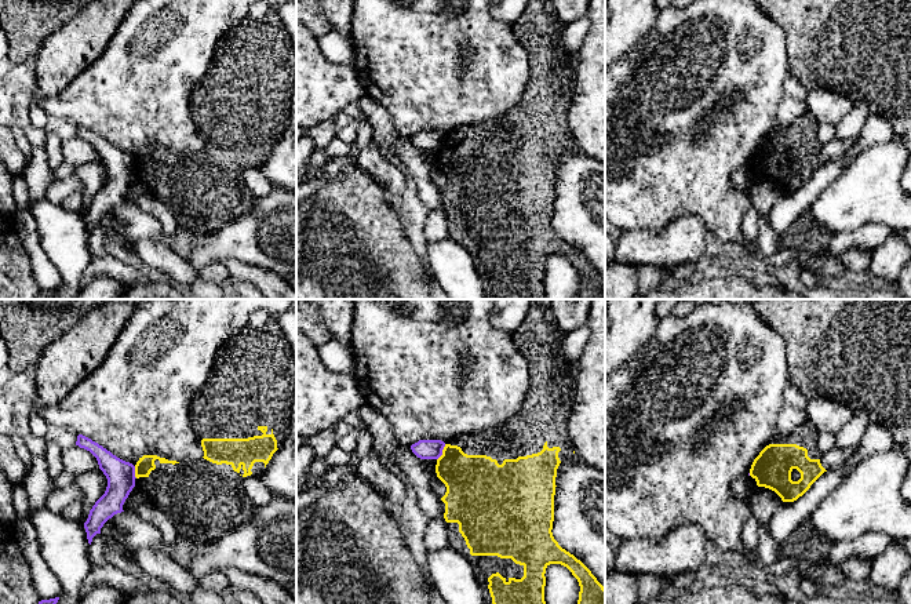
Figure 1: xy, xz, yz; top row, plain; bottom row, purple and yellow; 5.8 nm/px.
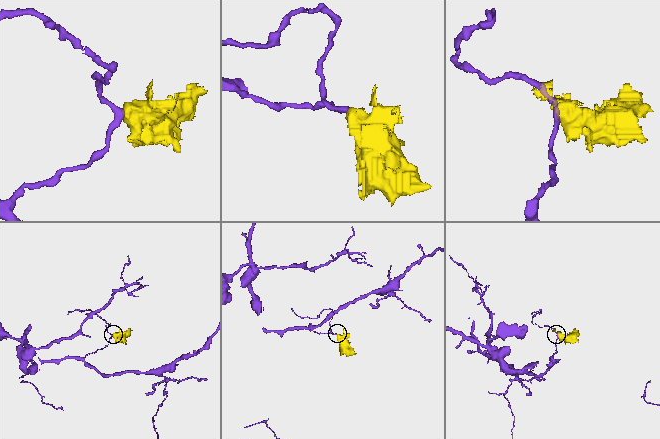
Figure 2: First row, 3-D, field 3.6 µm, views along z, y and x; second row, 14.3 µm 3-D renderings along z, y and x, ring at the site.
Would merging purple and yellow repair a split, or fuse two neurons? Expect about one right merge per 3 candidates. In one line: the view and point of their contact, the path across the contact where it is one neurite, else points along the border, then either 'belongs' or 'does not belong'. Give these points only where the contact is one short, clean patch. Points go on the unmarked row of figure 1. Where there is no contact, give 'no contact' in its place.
meets purple in xz at (441, 144); border along xz (445, 135), (437, 150); does not belong

